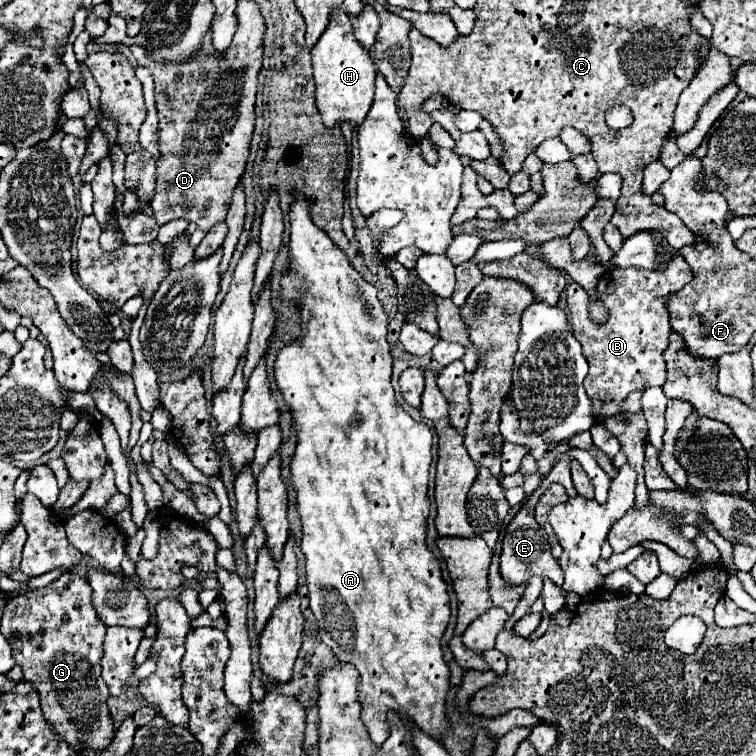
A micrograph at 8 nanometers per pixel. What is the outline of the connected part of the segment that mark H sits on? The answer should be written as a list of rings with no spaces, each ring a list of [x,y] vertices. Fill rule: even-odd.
[[[331,10],[331,20],[317,44],[311,50],[313,56],[313,70],[315,70],[315,84],[317,84],[317,108],[323,116],[325,126],[351,122],[355,128],[365,120],[373,94],[375,94],[375,64],[369,52],[361,46],[361,42],[353,36],[351,20],[343,10]]]

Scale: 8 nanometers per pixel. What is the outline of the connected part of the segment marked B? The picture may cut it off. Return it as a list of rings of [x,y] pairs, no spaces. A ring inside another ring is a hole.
[[[673,256],[665,268],[665,272],[651,272],[651,270],[641,270],[641,268],[625,268],[625,270],[607,270],[601,276],[601,282],[597,286],[601,302],[609,308],[609,320],[601,326],[593,324],[587,316],[587,302],[589,296],[587,292],[577,284],[571,282],[567,288],[567,310],[571,316],[571,330],[575,338],[583,344],[583,356],[589,362],[589,374],[585,378],[585,390],[593,406],[593,416],[595,418],[617,418],[621,414],[623,406],[621,402],[633,392],[649,386],[663,386],[665,384],[665,360],[663,352],[669,346],[669,334],[671,334],[671,324],[669,324],[669,312],[665,310],[665,302],[669,296],[679,292],[685,284],[693,280],[693,270],[691,266],[683,260]]]

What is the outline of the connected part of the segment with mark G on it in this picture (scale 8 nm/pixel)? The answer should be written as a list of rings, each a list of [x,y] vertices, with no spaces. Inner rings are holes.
[[[63,574],[45,588],[13,596],[1,618],[1,632],[13,646],[13,658],[23,668],[23,678],[31,680],[39,692],[47,724],[75,750],[105,750],[113,738],[113,720],[107,710],[109,690],[101,678],[105,624],[97,618],[91,606],[91,594],[93,590],[83,576]]]

